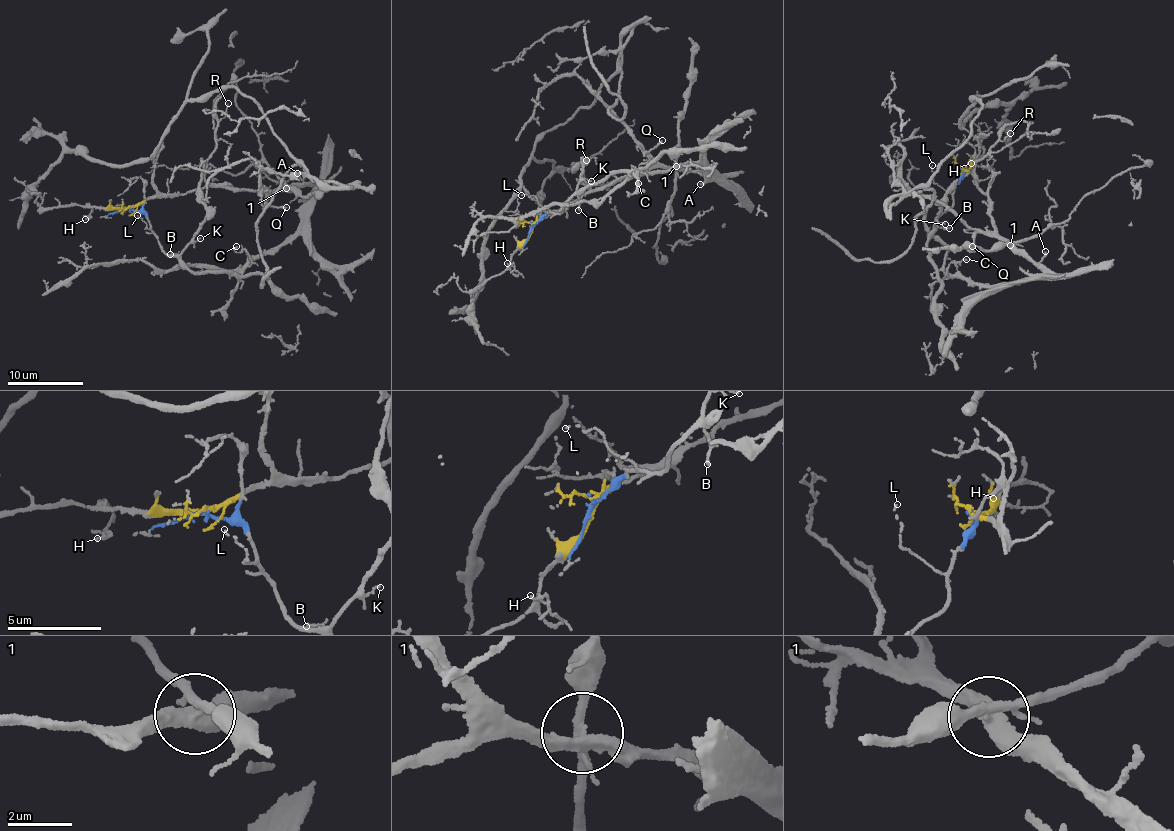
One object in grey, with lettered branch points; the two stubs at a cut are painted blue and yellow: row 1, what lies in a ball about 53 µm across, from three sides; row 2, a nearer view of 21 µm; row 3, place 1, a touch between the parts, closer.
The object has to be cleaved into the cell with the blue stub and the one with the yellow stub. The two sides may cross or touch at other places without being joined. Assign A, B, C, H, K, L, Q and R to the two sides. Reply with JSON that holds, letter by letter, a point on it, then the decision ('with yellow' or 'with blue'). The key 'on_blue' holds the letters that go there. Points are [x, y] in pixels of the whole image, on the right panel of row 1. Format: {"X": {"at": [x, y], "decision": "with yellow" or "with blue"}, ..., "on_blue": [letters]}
{"A": {"at": [1045, 251], "decision": "with yellow"}, "B": {"at": [949, 228], "decision": "with blue"}, "C": {"at": [966, 259], "decision": "with yellow"}, "H": {"at": [971, 163], "decision": "with yellow"}, "K": {"at": [945, 224], "decision": "with blue"}, "L": {"at": [932, 165], "decision": "with blue"}, "Q": {"at": [972, 246], "decision": "with yellow"}, "R": {"at": [1010, 133], "decision": "with blue"}, "on_blue": ["B", "K", "L", "R"]}

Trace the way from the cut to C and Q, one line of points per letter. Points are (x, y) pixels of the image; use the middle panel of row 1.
C: (531, 229), (582, 195), (648, 169), (703, 169), (716, 178), (685, 164), (646, 171), (638, 182)
Q: (531, 229), (548, 215), (581, 201), (582, 195), (643, 171), (649, 165), (645, 152), (662, 140)

